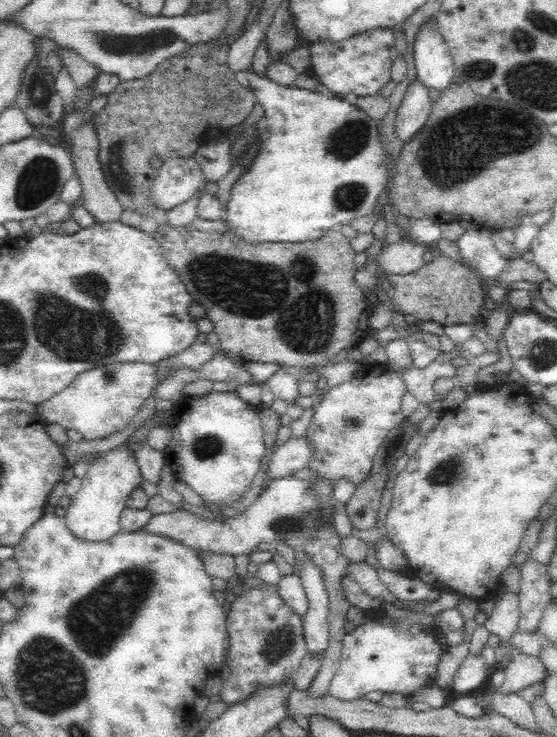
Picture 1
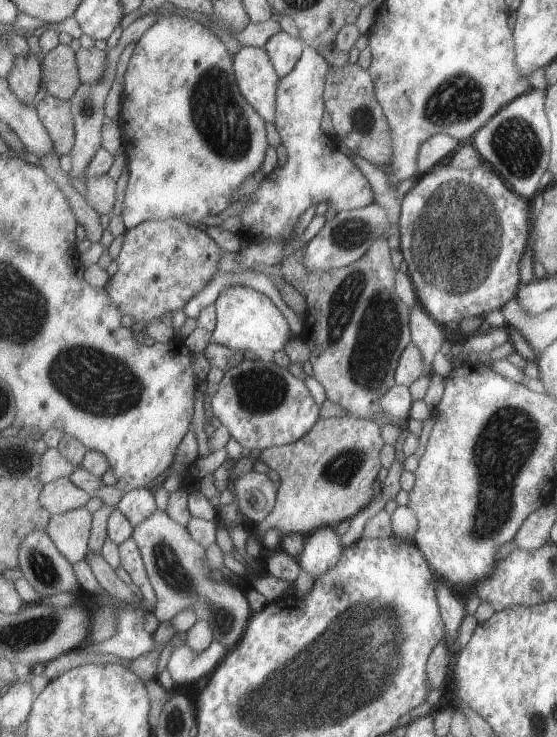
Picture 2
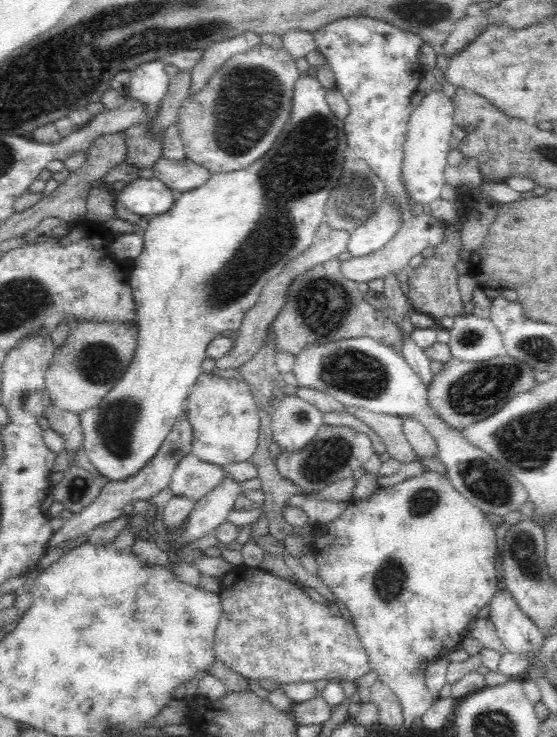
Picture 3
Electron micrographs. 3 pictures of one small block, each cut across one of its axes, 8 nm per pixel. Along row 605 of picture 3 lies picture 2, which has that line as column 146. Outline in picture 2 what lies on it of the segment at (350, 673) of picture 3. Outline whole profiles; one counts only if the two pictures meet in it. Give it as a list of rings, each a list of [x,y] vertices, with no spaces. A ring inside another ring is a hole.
[[[153,218],[126,230],[121,251],[116,259],[117,272],[106,282],[104,290],[110,296],[112,304],[120,310],[121,317],[129,315],[136,323],[144,322],[150,326],[154,322],[162,322],[166,312],[183,310],[196,294],[202,292],[214,278],[214,274],[218,274],[218,264],[224,252],[204,228],[191,226],[179,218]]]

